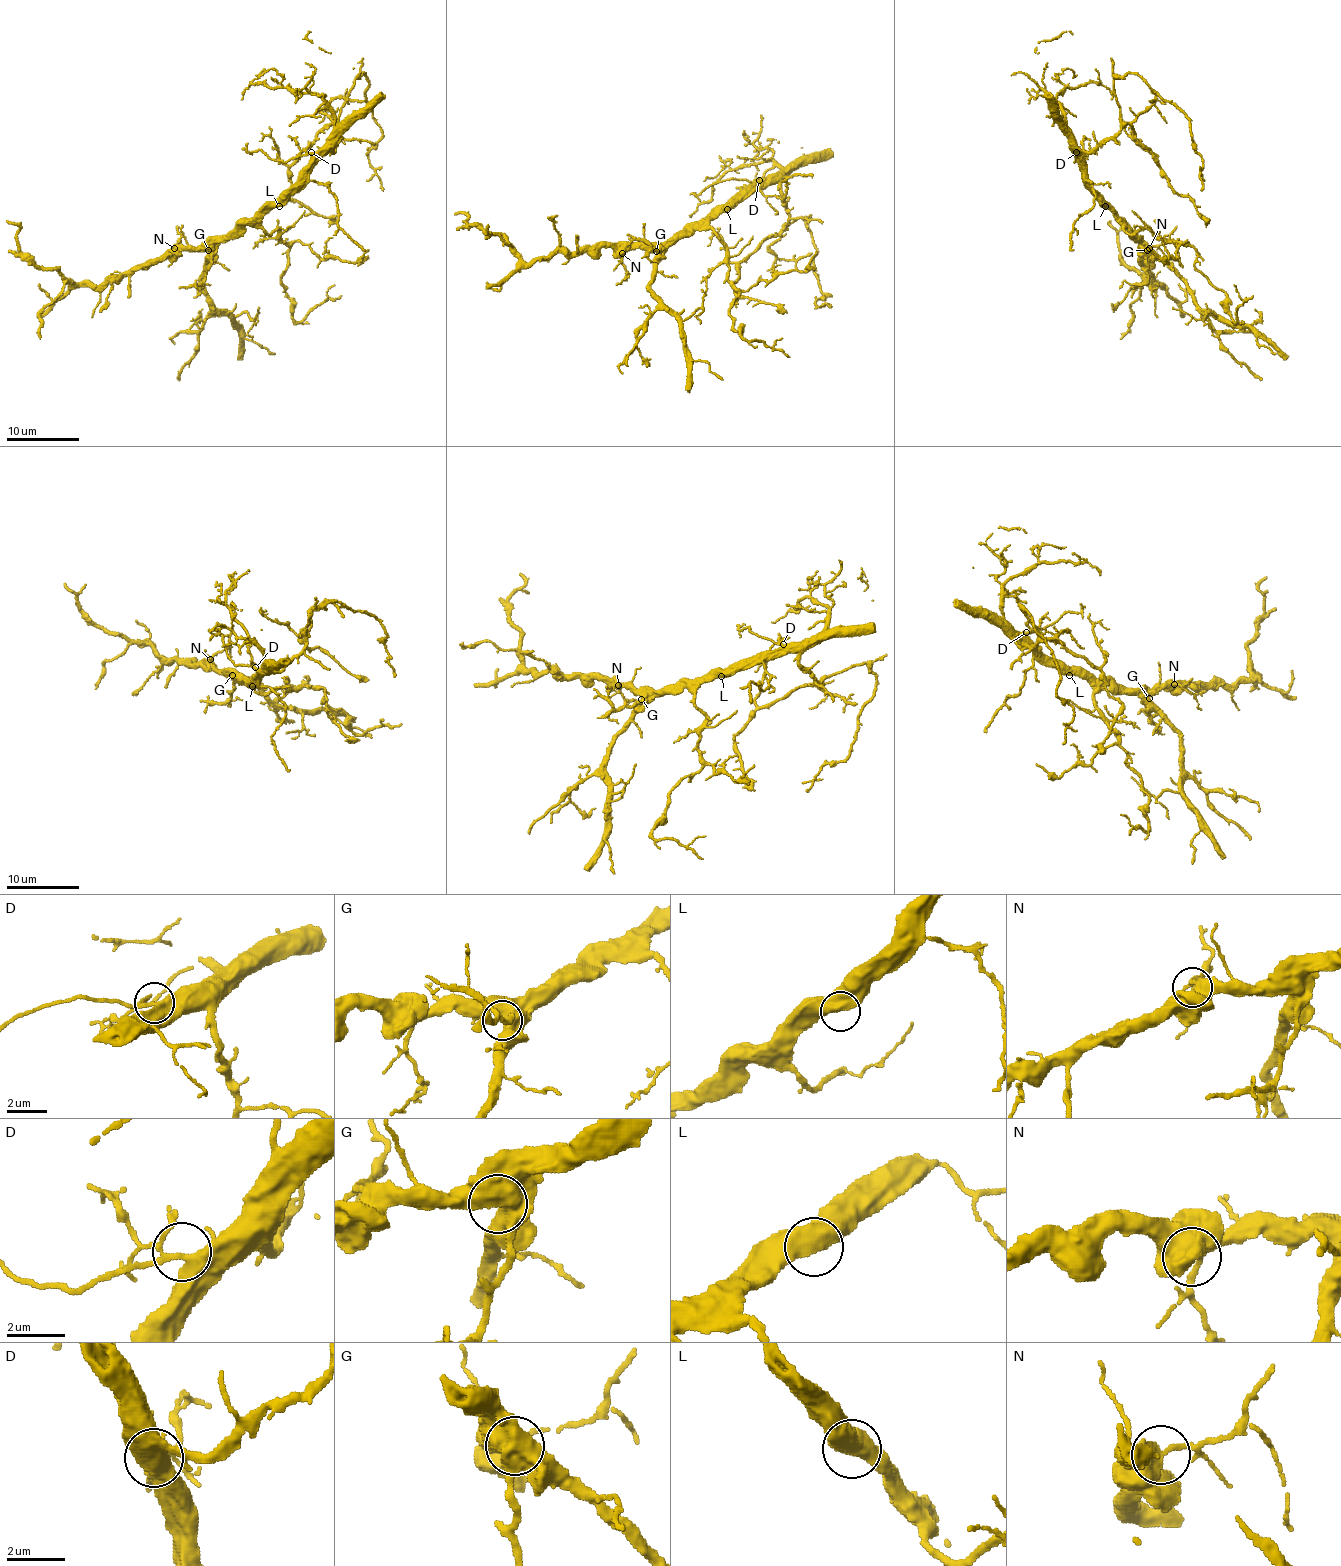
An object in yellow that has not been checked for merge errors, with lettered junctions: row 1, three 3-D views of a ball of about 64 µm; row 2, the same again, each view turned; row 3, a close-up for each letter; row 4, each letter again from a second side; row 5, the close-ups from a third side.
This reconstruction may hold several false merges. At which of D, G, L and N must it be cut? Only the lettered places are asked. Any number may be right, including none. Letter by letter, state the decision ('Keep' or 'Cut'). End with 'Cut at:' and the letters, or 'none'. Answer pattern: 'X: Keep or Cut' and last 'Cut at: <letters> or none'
D: Keep
G: Keep
L: Keep
N: Keep
Cut at: none

